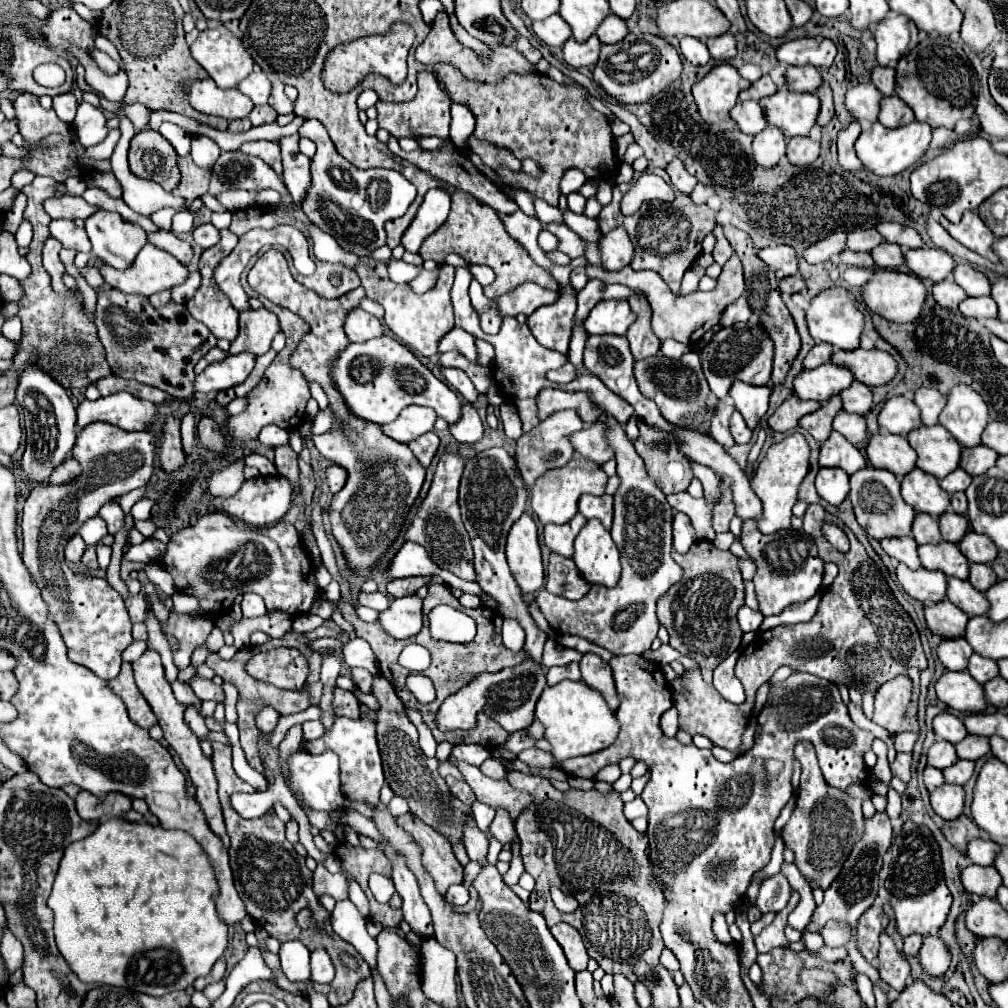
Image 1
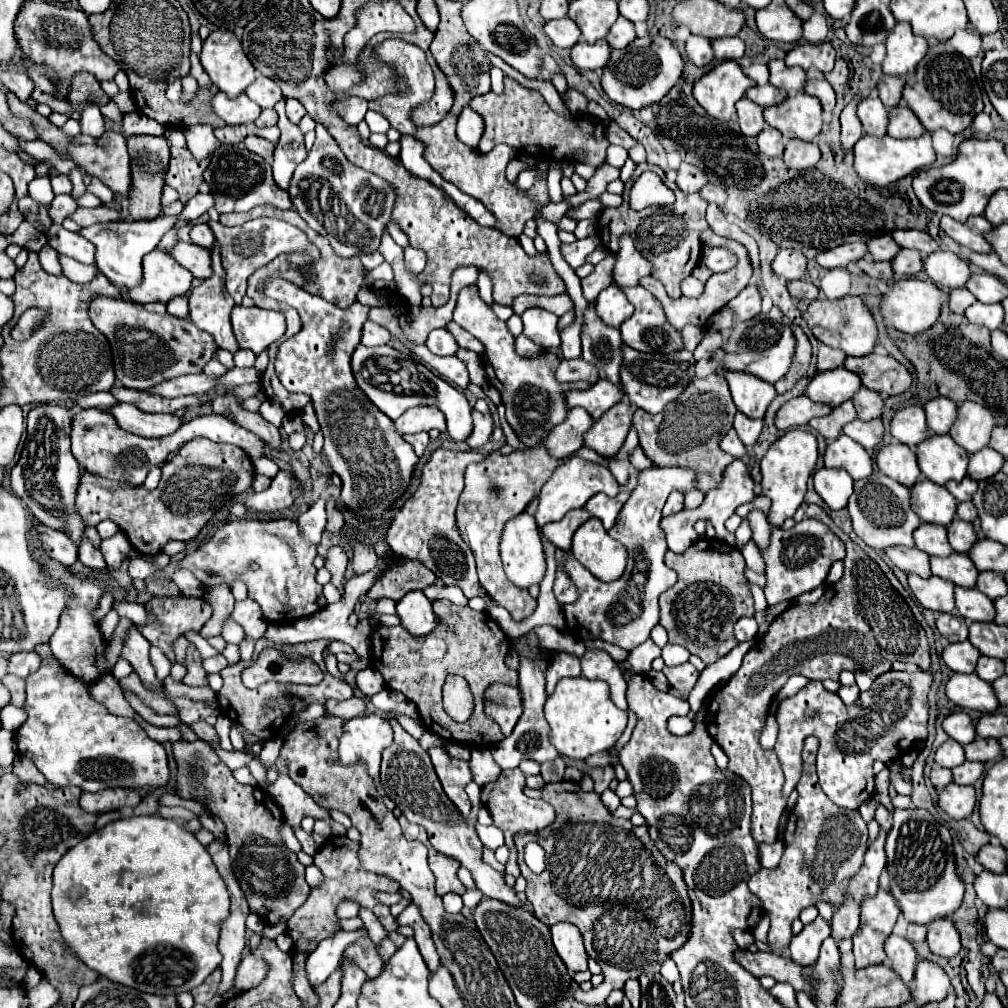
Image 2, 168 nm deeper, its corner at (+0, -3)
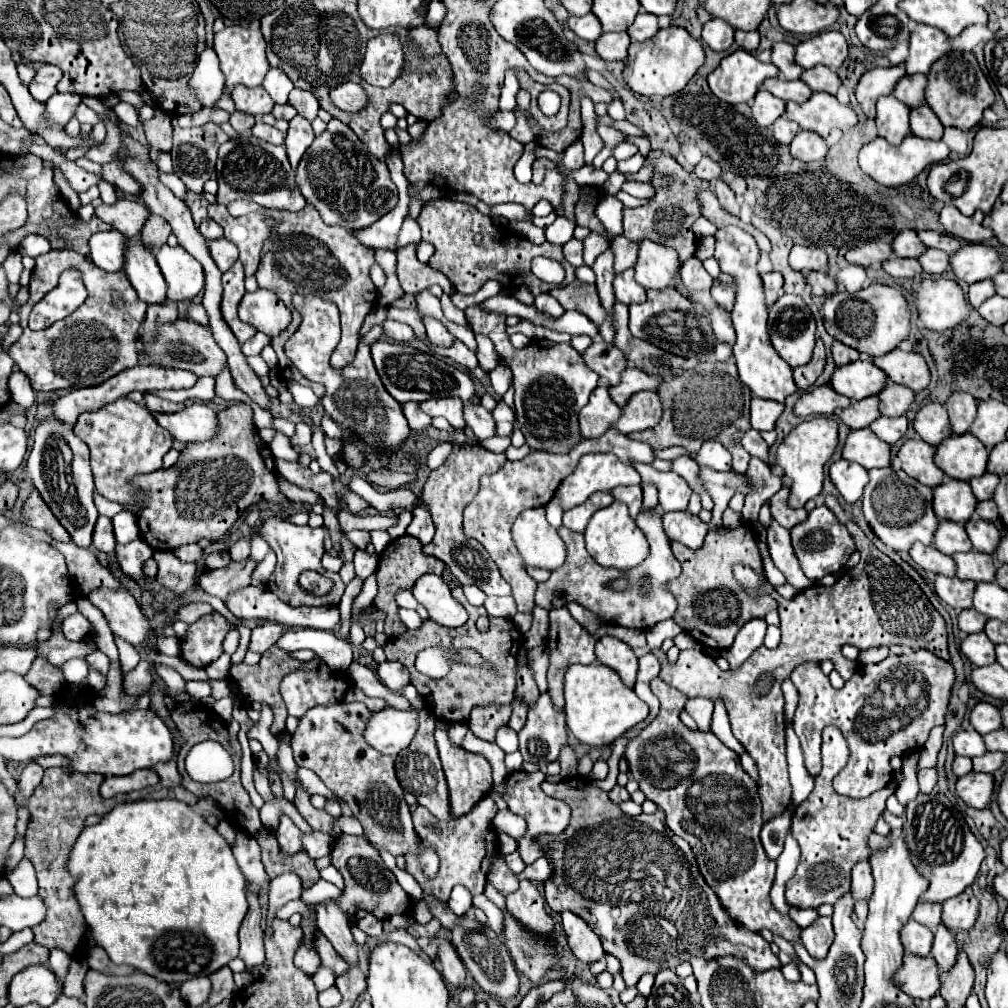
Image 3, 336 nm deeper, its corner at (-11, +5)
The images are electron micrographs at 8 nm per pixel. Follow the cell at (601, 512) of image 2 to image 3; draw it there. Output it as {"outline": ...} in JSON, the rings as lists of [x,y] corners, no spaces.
{"outline":[[[617,486],[615,490],[611,490],[611,494],[617,500],[625,502],[629,506],[629,514],[633,518],[637,518],[639,510],[641,510],[641,504],[643,504],[643,490],[641,490],[641,486]]]}

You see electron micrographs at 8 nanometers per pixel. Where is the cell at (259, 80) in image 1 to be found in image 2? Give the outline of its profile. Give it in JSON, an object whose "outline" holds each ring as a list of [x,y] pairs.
{"outline":[[[258,76],[258,78],[246,88],[246,96],[248,96],[250,100],[254,100],[260,108],[274,108],[274,104],[282,98],[282,92],[280,92],[278,84],[274,84],[272,78]]]}

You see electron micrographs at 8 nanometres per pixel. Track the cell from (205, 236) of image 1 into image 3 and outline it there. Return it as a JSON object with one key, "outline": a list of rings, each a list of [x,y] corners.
{"outline":[[[207,218],[205,222],[201,222],[199,232],[203,234],[203,238],[205,238],[205,240],[217,240],[217,238],[223,238],[221,226],[219,226],[217,222],[213,222],[211,218]]]}

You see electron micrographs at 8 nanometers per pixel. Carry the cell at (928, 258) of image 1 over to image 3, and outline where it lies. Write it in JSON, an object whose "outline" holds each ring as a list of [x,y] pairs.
{"outline":[[[965,244],[951,256],[951,270],[957,278],[973,284],[999,274],[1003,270],[1003,262],[999,250],[993,246]]]}

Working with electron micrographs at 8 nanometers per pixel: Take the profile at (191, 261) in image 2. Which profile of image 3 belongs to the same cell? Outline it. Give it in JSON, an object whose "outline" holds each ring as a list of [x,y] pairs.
{"outline":[[[225,238],[209,242],[209,248],[211,248],[211,256],[213,256],[213,260],[221,272],[227,272],[239,258],[237,246],[229,244],[229,240],[225,240]]]}

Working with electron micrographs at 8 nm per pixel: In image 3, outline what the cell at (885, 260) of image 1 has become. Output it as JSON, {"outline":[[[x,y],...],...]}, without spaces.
{"outline":[[[929,248],[925,254],[921,254],[919,262],[927,274],[943,274],[949,270],[949,254],[945,254],[941,250]]]}

